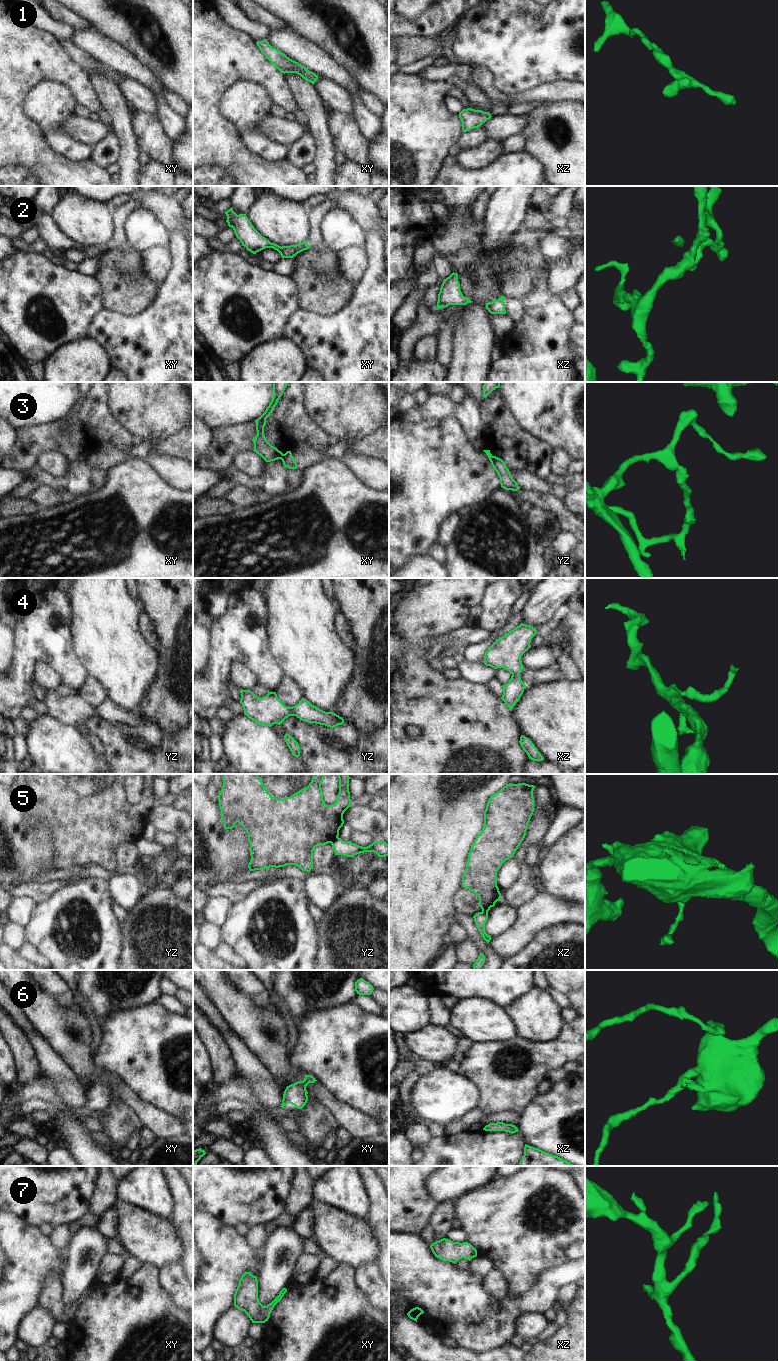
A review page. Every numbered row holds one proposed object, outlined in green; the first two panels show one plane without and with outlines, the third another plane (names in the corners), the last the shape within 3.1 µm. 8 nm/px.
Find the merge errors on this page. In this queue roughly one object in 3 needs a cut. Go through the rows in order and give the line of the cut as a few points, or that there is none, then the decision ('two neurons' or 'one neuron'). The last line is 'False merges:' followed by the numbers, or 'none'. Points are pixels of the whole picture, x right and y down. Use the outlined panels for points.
1: no cut | one neuron
2: no cut | one neuron
3: xy (284, 454), (280, 458) | two neurons
4: no cut | one neuron
5: yz (338, 837), (331, 843) | two neurons
6: no cut | one neuron
7: no cut | one neuron
False merges: 3, 5

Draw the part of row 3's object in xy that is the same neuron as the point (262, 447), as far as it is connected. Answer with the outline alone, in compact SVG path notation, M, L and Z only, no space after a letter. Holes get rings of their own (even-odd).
M273 382L273 398L265 412L255 420L257 435L252 439L254 443L253 451L260 455L266 462L275 461L284 456L281 451L267 441L264 435L264 427L266 425L266 419L273 412L288 383L289 382Z

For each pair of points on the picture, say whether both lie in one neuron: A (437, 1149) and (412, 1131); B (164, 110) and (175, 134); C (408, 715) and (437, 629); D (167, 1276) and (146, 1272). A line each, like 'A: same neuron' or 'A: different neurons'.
A: different neurons
B: same neuron
C: same neuron
D: different neurons

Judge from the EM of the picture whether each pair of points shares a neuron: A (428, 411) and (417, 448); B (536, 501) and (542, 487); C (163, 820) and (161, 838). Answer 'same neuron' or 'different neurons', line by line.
A: different neurons
B: different neurons
C: different neurons

